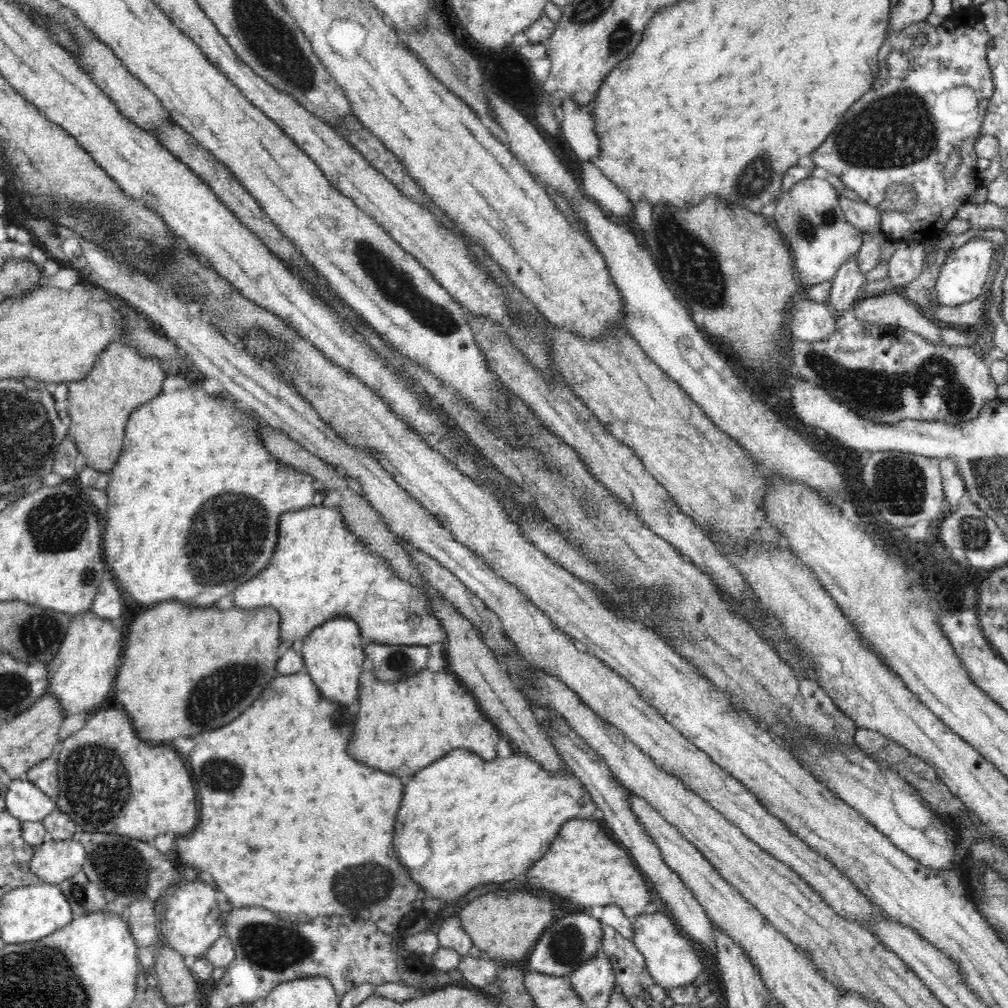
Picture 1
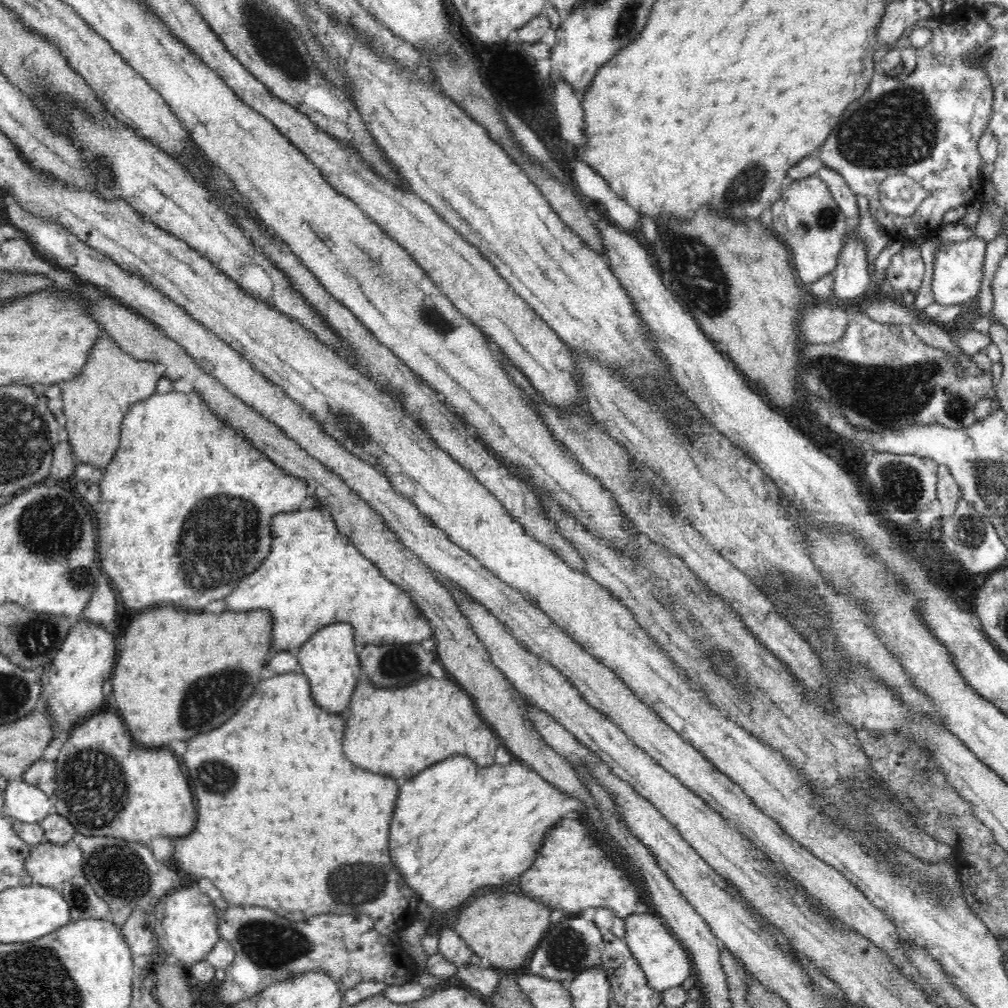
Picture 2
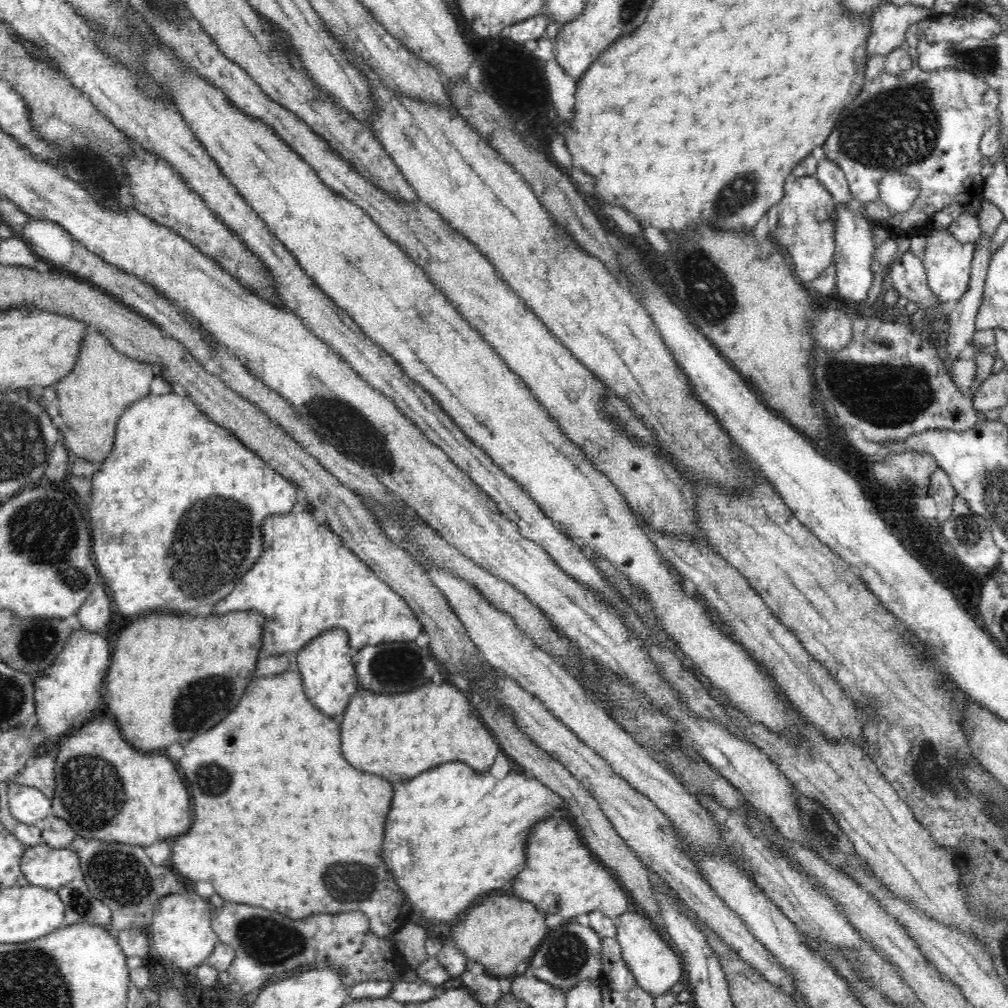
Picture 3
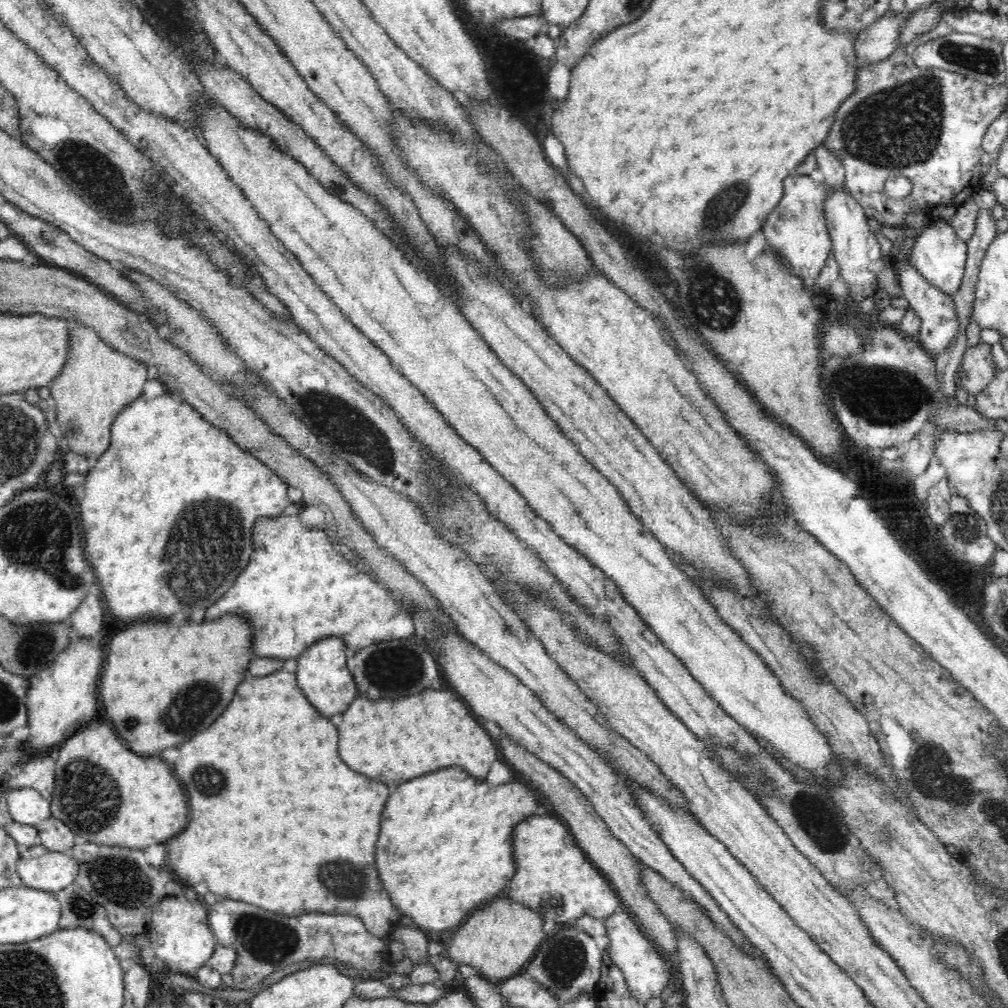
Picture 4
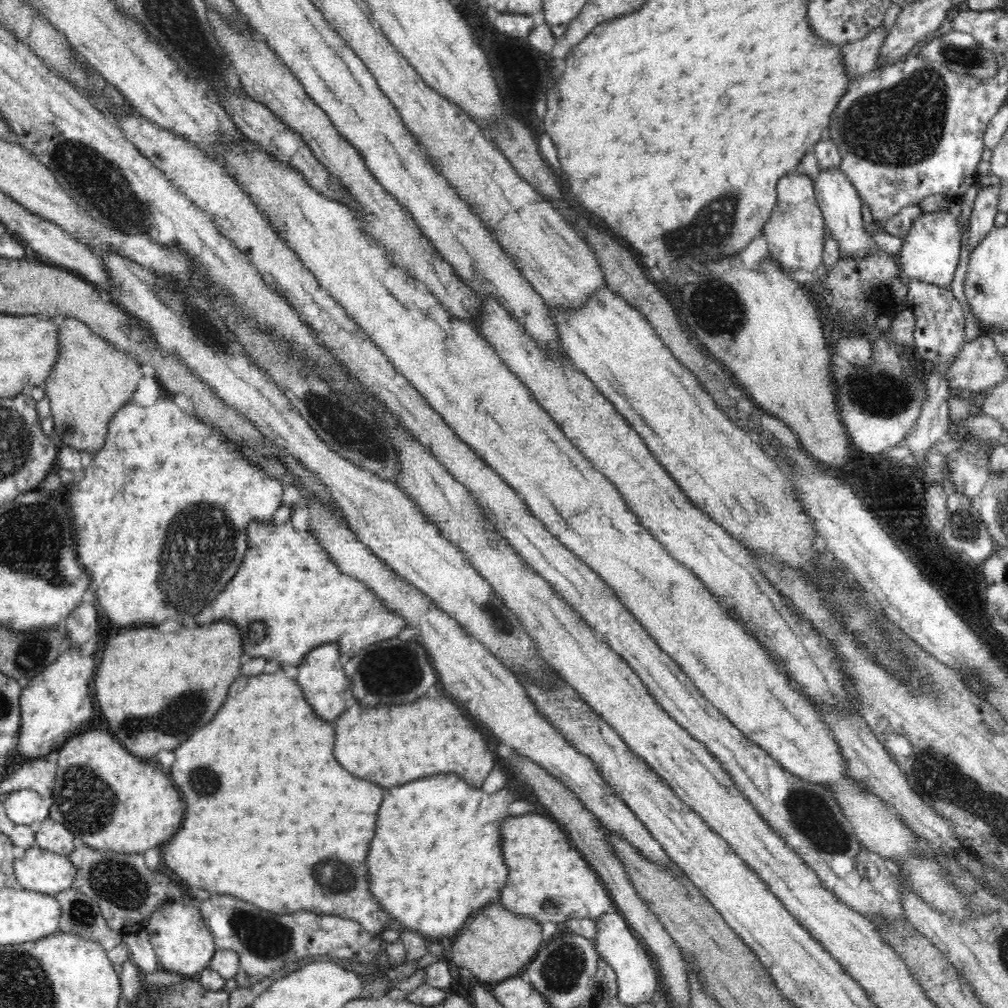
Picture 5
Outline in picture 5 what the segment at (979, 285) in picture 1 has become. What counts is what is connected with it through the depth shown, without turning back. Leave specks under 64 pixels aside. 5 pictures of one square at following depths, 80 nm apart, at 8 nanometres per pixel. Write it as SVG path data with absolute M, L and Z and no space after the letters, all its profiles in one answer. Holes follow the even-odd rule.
M948 209L921 214L913 221L912 226L902 238L900 266L905 276L920 279L929 284L951 289L954 272L962 260L962 236L955 218Z

